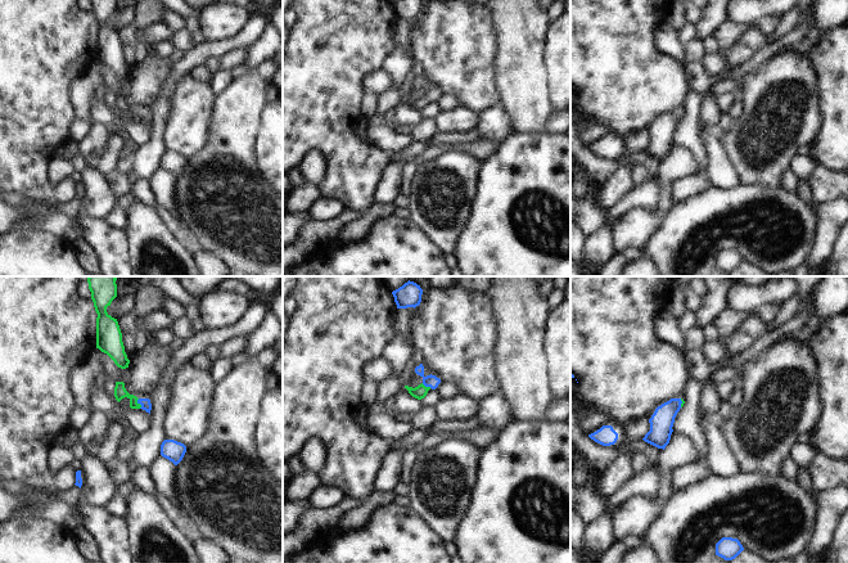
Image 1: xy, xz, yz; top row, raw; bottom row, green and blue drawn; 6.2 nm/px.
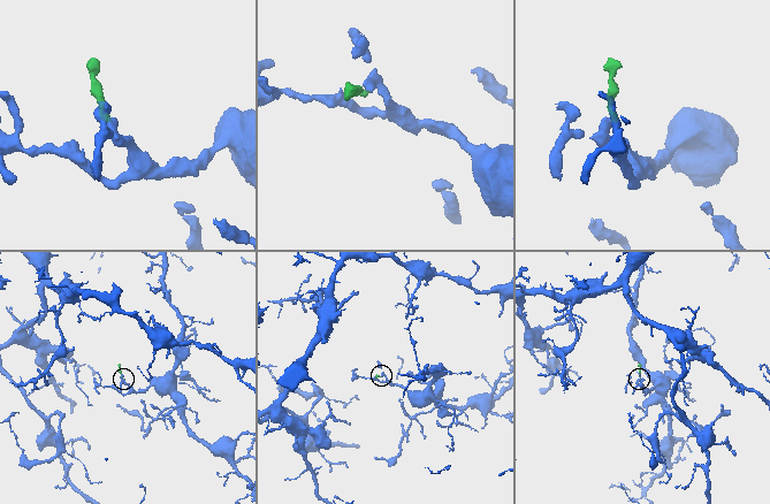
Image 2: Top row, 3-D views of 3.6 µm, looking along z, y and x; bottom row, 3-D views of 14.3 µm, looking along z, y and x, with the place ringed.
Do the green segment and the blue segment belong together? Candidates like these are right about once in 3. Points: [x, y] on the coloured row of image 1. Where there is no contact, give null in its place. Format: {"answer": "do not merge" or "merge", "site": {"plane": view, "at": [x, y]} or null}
{"answer": "merge", "site": {"plane": "xy", "at": [139, 404]}}

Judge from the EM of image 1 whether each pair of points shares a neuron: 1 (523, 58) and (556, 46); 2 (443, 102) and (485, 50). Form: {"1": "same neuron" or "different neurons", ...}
{"1": "different neurons", "2": "different neurons"}

